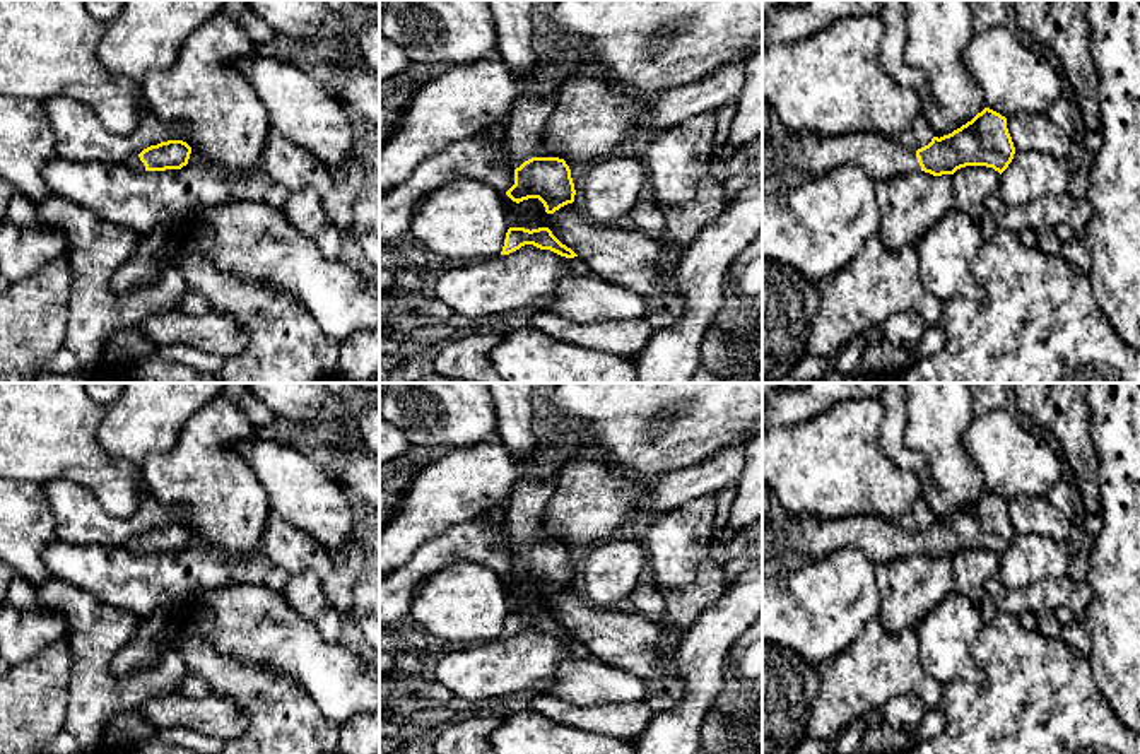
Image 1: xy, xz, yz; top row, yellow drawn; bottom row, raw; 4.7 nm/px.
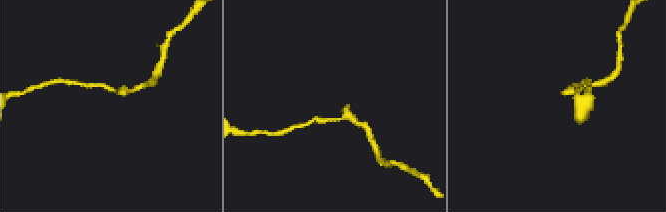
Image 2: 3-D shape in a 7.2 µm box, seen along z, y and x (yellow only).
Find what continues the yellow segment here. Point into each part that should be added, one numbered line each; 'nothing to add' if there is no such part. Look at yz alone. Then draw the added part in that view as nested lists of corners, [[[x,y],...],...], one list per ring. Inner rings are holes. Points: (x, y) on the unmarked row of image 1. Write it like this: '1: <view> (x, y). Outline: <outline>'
1: yz (881, 539). Outline: [[[856,515],[836,520],[819,516],[786,516],[783,521],[762,523],[762,561],[778,566],[784,554],[805,561],[853,547],[873,564],[920,554],[916,533],[897,520],[879,515]]]

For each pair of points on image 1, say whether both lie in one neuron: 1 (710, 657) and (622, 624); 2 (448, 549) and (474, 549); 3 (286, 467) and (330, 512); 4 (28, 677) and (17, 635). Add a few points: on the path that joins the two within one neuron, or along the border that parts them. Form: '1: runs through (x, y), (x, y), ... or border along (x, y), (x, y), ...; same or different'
1: border along (675, 648), (675, 671), (684, 688); different
2: runs through (455, 549), (467, 549); same
3: runs through (296, 477), (320, 501); same
4: border along (58, 638), (17, 665); different

